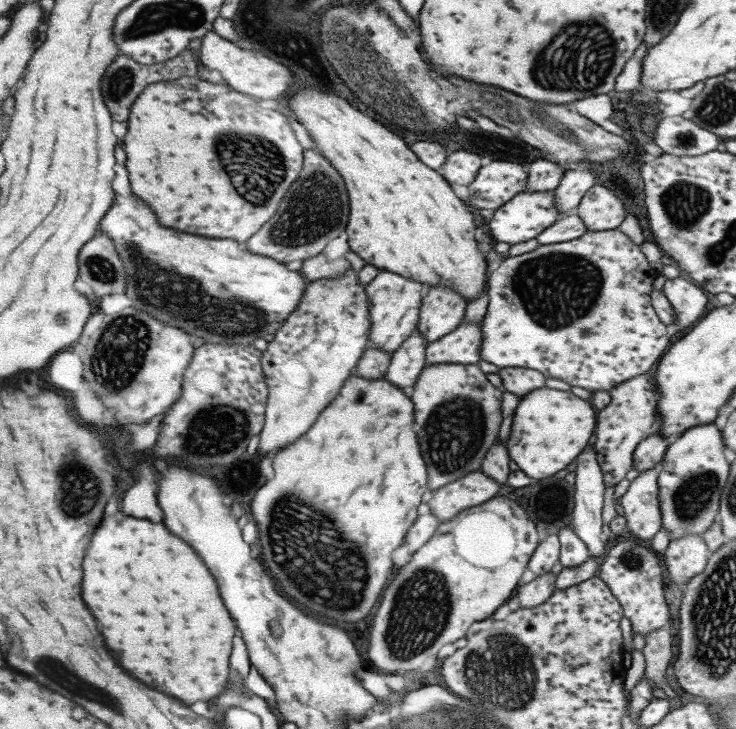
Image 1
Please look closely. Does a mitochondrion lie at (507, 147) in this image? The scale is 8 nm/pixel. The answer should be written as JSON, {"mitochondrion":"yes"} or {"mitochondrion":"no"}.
{"mitochondrion":"no"}

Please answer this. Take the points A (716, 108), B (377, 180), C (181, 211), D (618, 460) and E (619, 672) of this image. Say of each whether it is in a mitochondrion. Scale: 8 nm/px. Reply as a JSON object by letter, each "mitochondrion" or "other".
{"A":"mitochondrion","B":"other","C":"other","D":"other","E":"other"}

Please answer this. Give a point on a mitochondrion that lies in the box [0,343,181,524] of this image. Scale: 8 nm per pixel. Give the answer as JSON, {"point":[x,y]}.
{"point":[86,490]}

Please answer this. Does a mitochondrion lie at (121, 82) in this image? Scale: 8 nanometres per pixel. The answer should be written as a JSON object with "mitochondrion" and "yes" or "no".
{"mitochondrion":"yes"}

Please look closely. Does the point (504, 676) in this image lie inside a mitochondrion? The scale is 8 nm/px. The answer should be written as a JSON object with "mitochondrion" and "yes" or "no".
{"mitochondrion":"yes"}

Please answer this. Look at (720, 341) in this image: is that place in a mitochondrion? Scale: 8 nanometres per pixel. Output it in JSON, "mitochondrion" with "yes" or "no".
{"mitochondrion":"no"}

